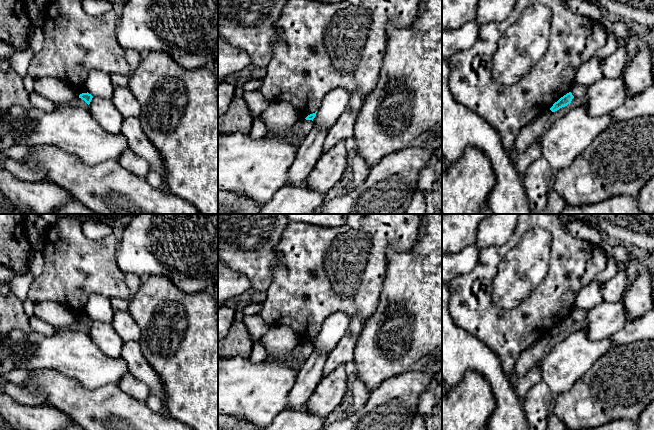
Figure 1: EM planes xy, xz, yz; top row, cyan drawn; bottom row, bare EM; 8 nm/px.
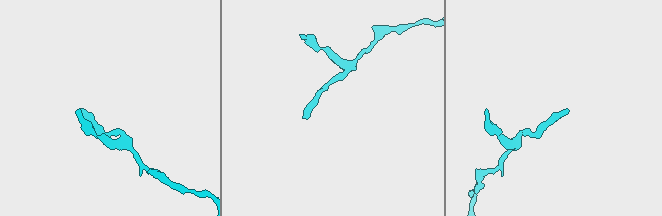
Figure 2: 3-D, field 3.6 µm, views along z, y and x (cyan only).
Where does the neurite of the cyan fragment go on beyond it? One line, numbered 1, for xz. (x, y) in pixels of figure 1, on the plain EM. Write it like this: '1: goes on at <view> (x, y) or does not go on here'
1: does not go on here

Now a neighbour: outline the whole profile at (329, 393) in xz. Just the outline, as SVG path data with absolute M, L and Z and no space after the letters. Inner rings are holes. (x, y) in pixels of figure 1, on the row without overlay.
M346 364L324 376L306 402L307 410L313 415L327 417L342 402L350 381Z

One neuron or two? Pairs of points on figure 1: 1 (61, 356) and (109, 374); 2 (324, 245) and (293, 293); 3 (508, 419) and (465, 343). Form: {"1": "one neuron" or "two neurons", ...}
{"1": "one neuron", "2": "one neuron", "3": "one neuron"}

